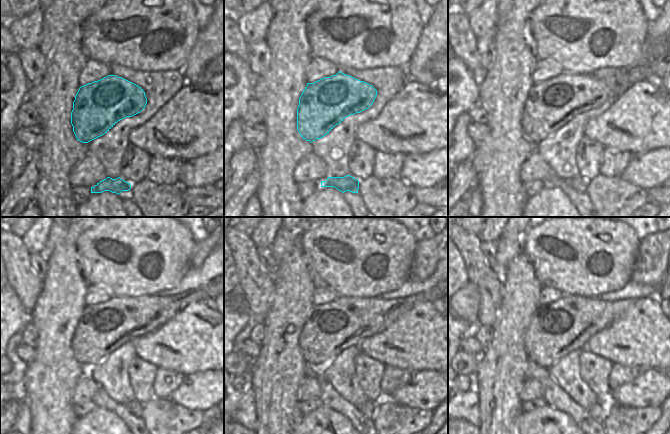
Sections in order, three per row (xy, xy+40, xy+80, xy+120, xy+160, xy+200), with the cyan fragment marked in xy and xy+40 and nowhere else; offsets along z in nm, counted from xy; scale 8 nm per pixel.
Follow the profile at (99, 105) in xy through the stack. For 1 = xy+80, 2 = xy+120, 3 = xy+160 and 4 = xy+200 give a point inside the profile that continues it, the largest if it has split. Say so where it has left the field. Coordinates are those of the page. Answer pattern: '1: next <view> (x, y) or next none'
1: next xy+80 (551, 104)
2: next xy+120 (103, 328)
3: next xy+160 (331, 328)
4: next xy+200 (557, 329)

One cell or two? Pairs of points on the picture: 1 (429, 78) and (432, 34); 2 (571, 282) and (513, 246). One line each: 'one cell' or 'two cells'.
1: one cell
2: two cells

